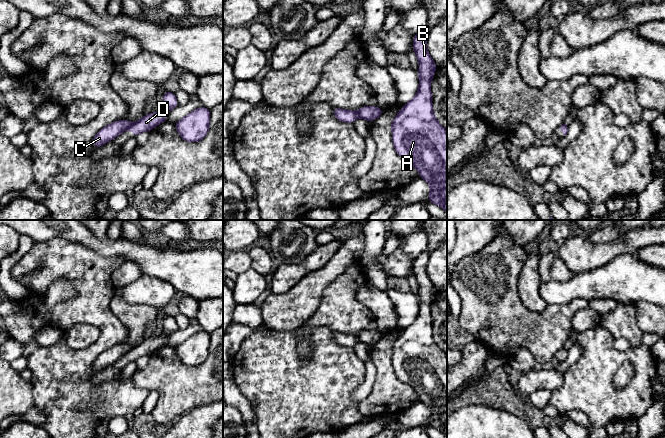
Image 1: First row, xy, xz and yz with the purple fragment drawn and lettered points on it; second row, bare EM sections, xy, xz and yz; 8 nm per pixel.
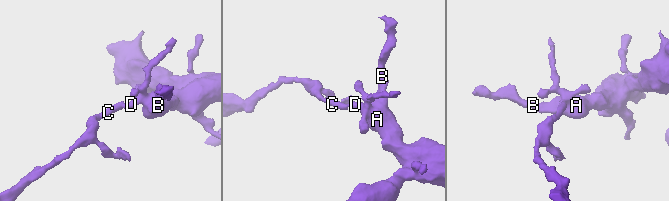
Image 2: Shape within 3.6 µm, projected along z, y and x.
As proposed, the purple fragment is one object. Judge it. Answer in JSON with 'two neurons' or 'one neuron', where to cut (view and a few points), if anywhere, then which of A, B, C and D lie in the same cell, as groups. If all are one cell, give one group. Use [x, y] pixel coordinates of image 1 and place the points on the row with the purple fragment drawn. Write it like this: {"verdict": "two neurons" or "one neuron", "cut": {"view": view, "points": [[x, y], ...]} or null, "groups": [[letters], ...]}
{"verdict": "two neurons", "cut": {"view": "xy", "points": [[133, 123], [128, 128]]}, "groups": [["A", "B", "D"], ["C"]]}

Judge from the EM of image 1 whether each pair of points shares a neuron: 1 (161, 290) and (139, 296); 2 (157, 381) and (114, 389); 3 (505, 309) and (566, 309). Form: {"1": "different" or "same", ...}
{"1": "same", "2": "different", "3": "same"}

